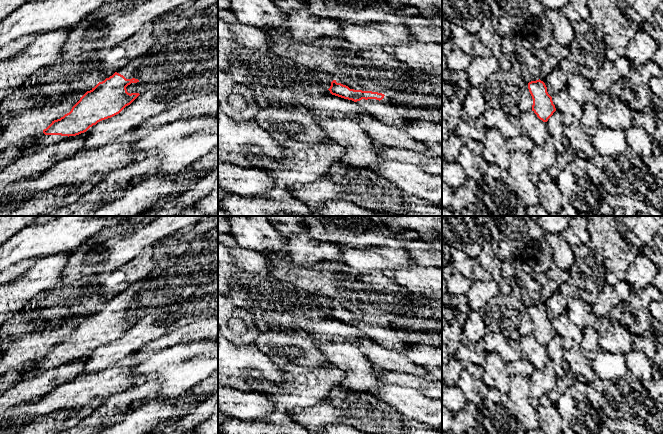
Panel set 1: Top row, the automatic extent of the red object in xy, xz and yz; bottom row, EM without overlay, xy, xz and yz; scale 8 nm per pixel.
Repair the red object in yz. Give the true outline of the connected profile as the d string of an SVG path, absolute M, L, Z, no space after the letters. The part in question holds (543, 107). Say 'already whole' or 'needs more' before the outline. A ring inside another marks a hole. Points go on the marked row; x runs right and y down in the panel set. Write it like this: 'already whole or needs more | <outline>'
already whole | M536 80L528 83L528 89L533 99L532 111L543 122L548 119L556 111L552 97L547 92L547 87L543 81Z

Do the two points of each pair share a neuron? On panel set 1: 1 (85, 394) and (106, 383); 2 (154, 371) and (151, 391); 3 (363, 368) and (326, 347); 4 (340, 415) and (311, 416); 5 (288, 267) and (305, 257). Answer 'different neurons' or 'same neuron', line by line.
1: same neuron
2: different neurons
3: same neuron
4: same neuron
5: different neurons

